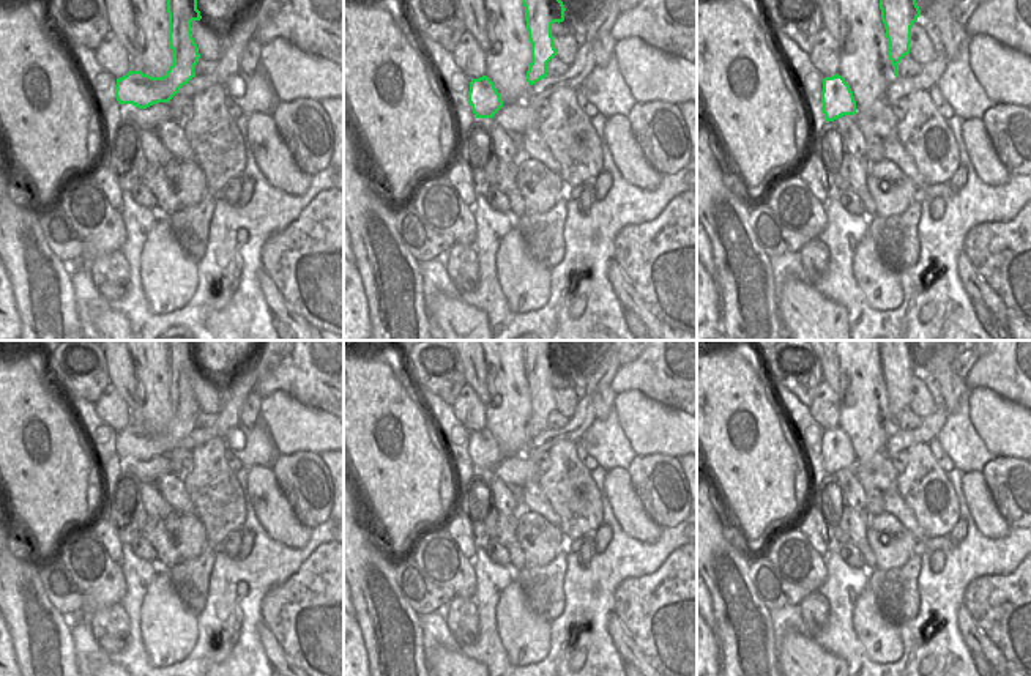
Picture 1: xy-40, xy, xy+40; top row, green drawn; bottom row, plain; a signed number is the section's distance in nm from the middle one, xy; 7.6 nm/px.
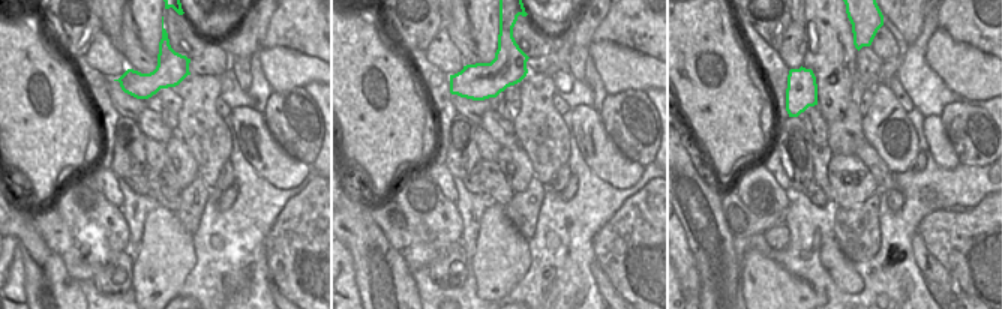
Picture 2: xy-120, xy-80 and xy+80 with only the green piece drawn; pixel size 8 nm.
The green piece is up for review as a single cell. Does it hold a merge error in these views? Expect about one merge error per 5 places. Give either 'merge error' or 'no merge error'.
no merge error

